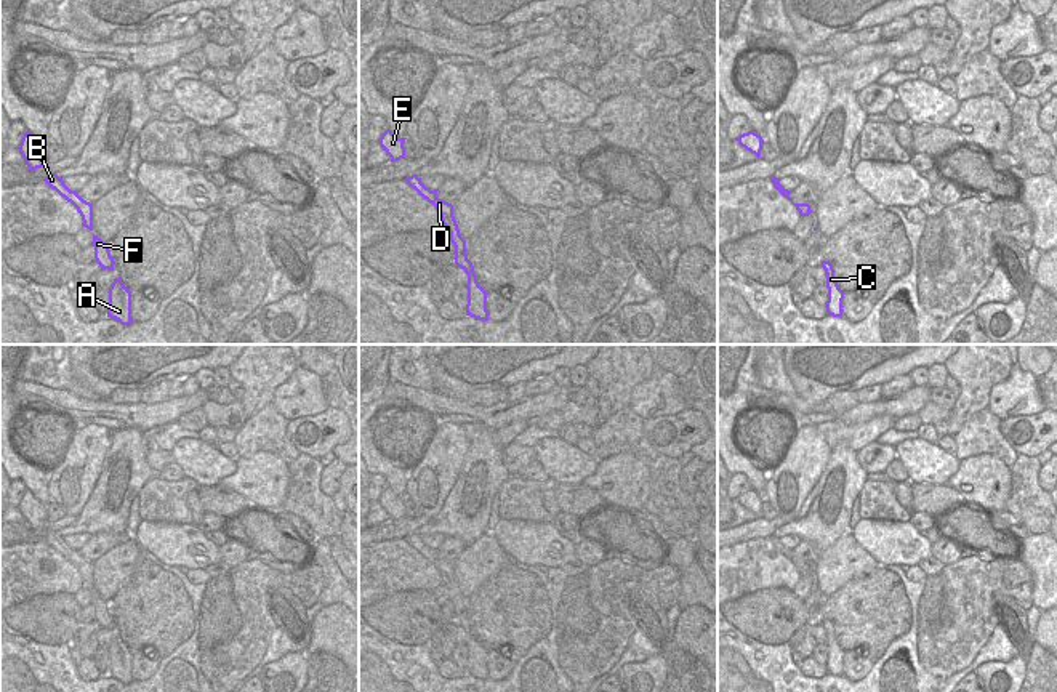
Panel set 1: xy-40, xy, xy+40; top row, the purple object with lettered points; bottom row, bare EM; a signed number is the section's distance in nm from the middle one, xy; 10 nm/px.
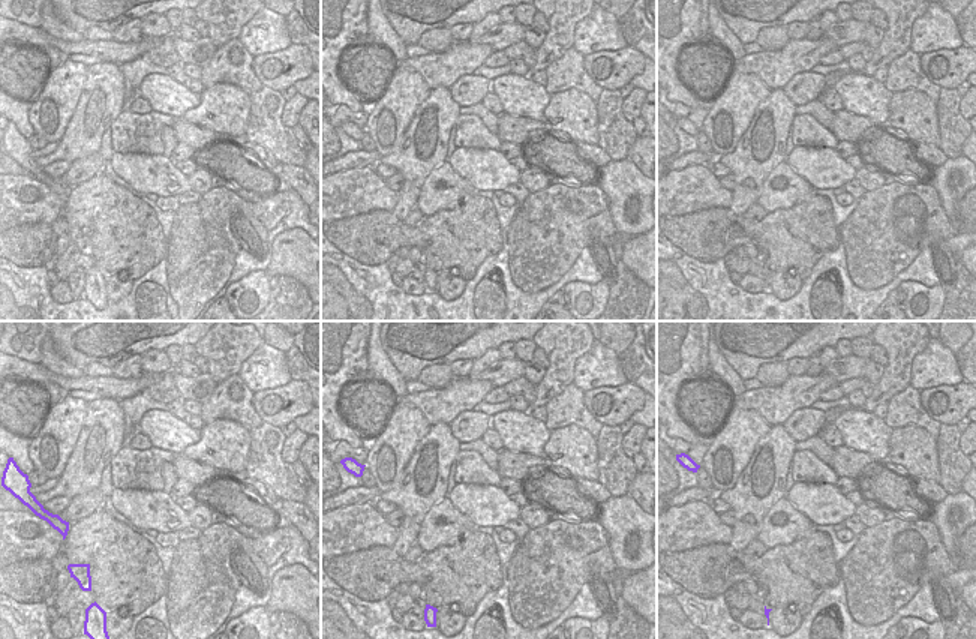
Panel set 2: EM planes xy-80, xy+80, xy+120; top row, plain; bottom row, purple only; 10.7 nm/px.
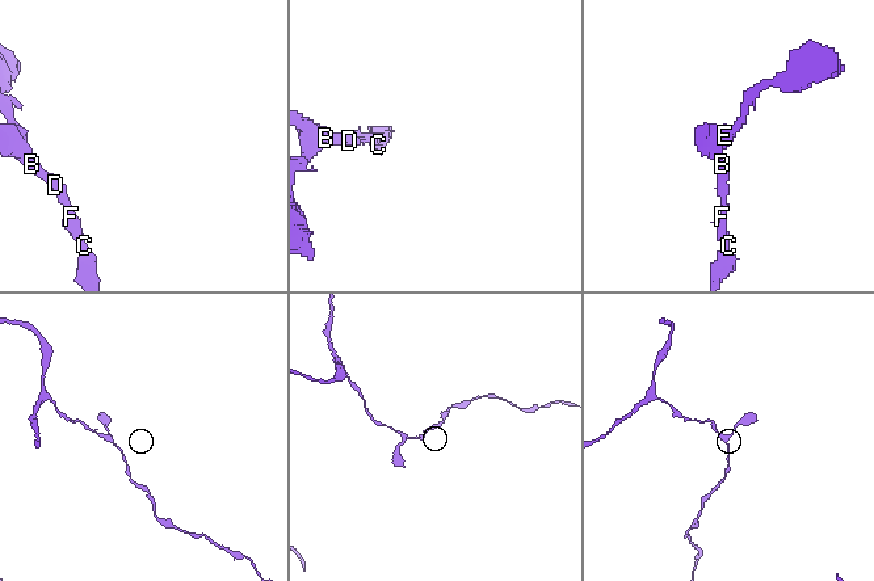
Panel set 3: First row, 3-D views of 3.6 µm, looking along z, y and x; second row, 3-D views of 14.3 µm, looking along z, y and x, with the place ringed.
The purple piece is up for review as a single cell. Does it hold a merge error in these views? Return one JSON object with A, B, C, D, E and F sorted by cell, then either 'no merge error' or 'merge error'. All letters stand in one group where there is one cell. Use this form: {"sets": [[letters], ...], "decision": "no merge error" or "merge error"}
{"sets": [["A", "B", "C", "D", "E", "F"]], "decision": "no merge error"}

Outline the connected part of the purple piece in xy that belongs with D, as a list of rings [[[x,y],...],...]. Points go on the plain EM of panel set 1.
[[[412,533],[404,538],[410,546],[413,546],[423,557],[426,557],[429,562],[436,565],[436,569],[440,573],[442,583],[450,591],[450,601],[455,606],[455,623],[456,626],[461,626],[468,633],[468,663],[466,663],[466,674],[471,674],[479,679],[488,679],[488,670],[487,670],[487,654],[479,641],[477,634],[474,631],[472,622],[468,618],[466,614],[466,599],[461,596],[456,578],[453,575],[453,564],[439,557],[437,549],[431,549],[421,541],[421,537],[416,533]]]

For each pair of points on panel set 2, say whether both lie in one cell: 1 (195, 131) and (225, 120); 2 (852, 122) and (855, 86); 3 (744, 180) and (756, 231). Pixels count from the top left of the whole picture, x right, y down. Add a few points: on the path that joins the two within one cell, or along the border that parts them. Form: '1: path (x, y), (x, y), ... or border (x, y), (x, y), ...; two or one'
1: border (182, 119), (210, 128), (218, 138); two
2: border (843, 108), (867, 116), (874, 128); two
3: border (729, 207), (741, 216); two

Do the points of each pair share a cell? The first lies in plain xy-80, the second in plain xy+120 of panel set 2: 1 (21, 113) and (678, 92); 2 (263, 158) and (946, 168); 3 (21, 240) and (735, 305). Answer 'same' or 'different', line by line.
1: same
2: different
3: different

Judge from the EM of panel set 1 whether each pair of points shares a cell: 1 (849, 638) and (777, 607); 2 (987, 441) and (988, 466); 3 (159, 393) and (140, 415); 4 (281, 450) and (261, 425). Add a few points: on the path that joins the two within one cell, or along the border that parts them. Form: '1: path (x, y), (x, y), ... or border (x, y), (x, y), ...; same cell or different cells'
1: path (835, 619), (830, 614), (796, 614); same cell
2: border (960, 460), (969, 455), (992, 454), (1008, 468); different cells
3: border (168, 396), (156, 402), (141, 402); different cells
4: path (279, 444), (266, 431); same cell

